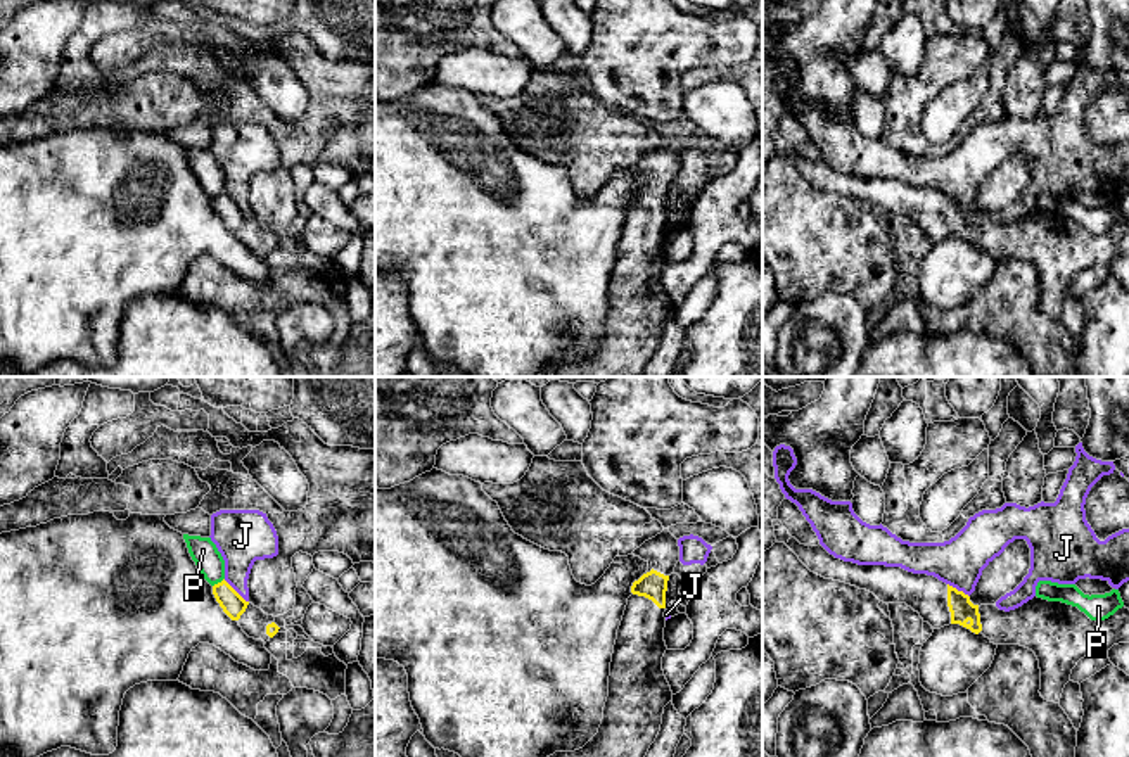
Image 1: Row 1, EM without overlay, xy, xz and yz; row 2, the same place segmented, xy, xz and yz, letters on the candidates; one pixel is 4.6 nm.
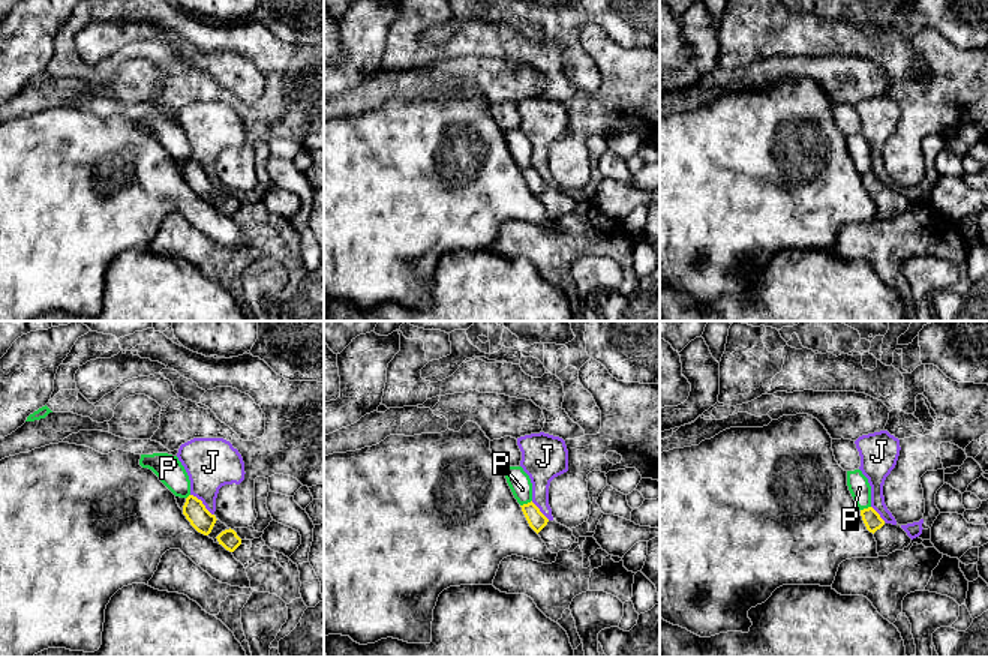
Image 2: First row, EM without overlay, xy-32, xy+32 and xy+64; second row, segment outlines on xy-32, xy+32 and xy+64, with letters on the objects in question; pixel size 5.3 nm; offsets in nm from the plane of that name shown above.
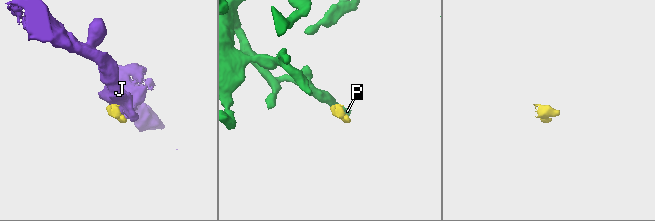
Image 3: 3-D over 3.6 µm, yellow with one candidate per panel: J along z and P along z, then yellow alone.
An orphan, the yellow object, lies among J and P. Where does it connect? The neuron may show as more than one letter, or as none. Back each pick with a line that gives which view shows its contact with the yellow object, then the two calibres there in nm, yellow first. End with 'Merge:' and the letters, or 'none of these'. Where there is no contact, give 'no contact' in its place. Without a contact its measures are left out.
Merge: none of these

